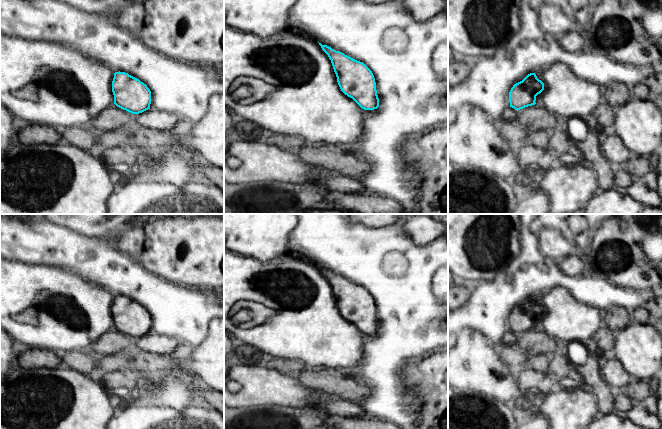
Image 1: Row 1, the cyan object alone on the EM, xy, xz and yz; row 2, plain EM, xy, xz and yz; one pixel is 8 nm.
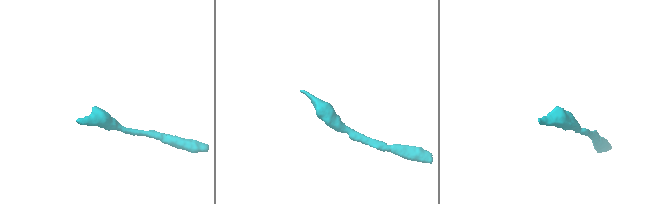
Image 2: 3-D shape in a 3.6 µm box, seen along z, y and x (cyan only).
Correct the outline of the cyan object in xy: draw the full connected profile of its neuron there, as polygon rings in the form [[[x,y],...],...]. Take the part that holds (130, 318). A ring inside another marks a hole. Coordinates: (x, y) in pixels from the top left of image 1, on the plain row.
[[[115,296],[112,305],[114,328],[132,338],[150,333],[151,315],[146,308],[125,296]]]

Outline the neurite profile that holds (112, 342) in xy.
[[[115,328],[106,332],[88,350],[98,356],[107,356],[123,352],[132,342],[132,337],[117,331]]]

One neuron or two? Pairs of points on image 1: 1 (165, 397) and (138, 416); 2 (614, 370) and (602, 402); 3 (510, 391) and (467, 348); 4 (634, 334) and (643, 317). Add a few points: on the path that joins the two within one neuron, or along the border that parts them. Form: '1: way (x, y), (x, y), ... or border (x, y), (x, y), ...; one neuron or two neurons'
1: border (159, 404), (178, 410), (182, 409); two neurons
2: border (600, 363), (600, 376), (609, 386); two neurons
3: way (498, 383), (474, 360); one neuron
4: border (632, 319), (640, 323), (651, 322); two neurons

